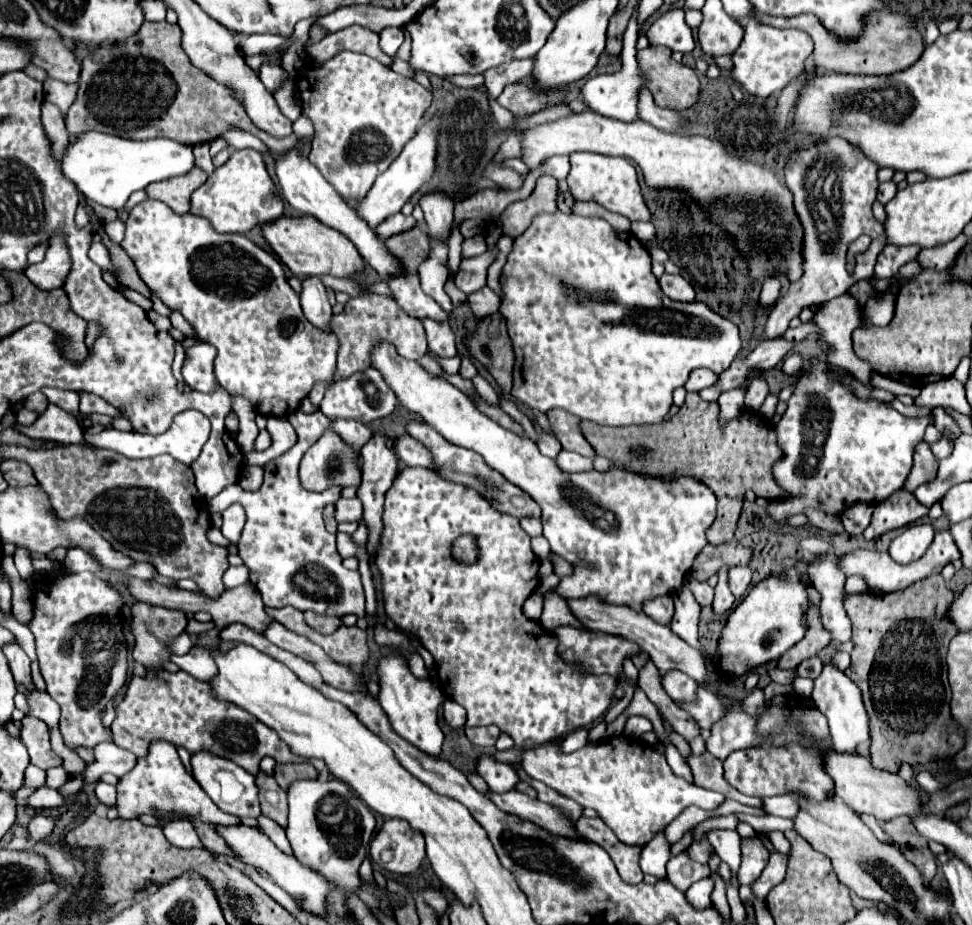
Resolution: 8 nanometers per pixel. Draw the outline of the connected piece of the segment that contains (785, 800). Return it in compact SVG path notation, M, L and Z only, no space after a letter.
M776 796L776 798L764 800L764 810L768 814L776 814L776 816L794 820L796 814L800 812L800 804L798 804L796 796Z

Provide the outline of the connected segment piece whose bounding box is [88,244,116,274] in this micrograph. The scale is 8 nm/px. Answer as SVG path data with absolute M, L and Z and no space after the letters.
M90 246L90 250L88 250L88 258L94 262L94 264L98 264L100 268L104 268L104 270L110 270L112 274L116 272L114 268L112 268L112 264L110 264L110 258L108 258L108 250L106 250L106 246Z

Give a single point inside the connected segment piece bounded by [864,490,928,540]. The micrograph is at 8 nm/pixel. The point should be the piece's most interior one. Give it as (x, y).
(900, 509)

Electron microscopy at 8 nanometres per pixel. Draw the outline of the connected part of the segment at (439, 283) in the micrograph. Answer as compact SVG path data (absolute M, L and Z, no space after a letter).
M430 239L430 254L428 258L420 264L418 274L422 280L422 290L432 296L448 314L452 312L452 300L444 292L444 282L448 280L448 244L440 240Z

